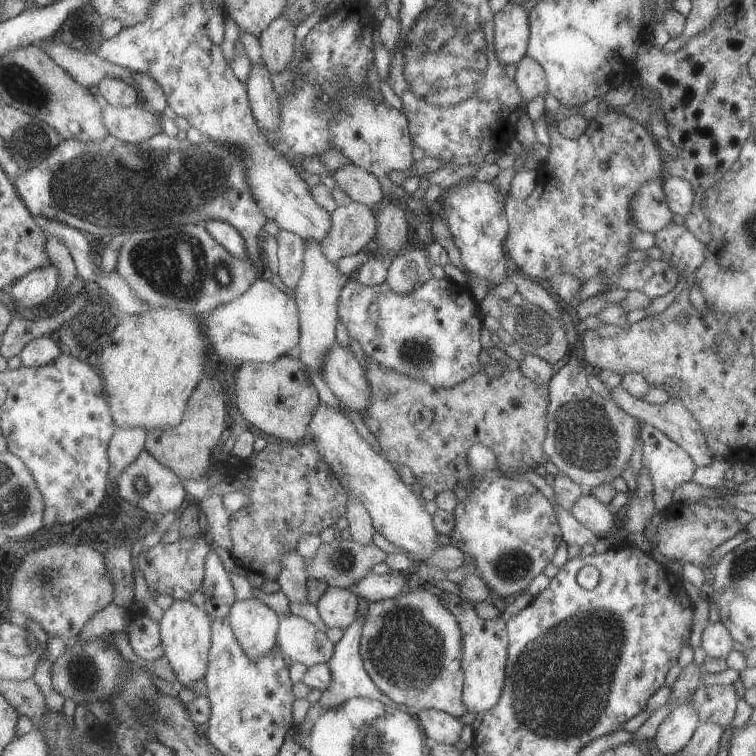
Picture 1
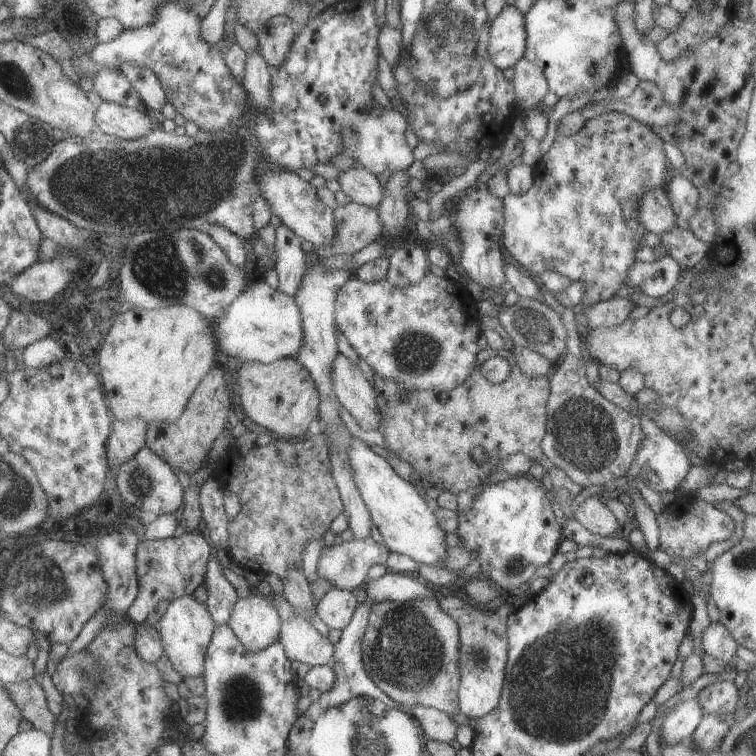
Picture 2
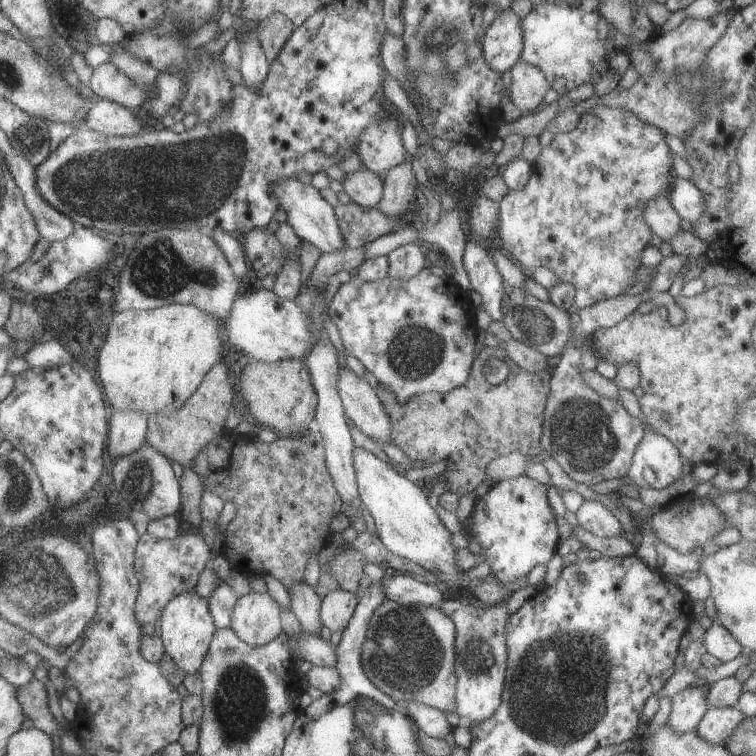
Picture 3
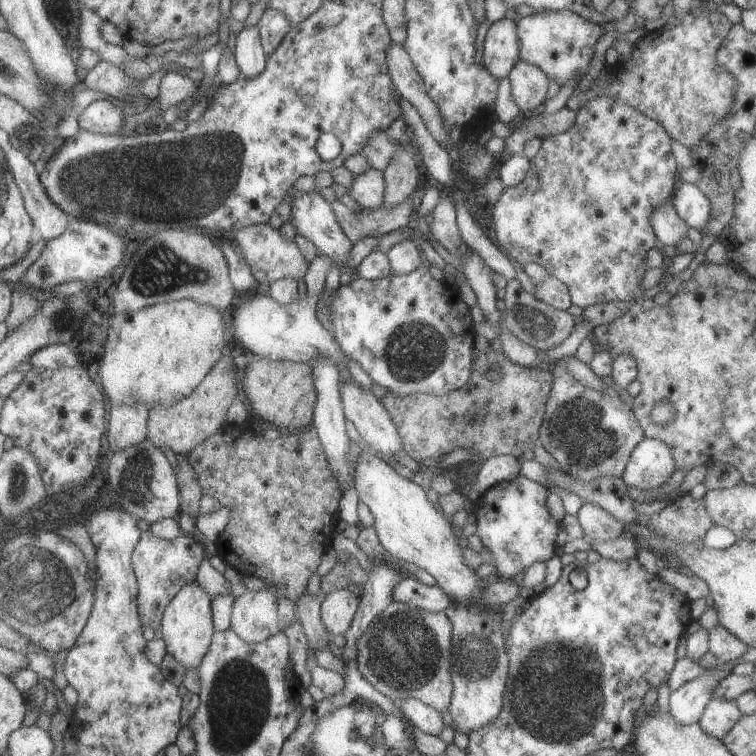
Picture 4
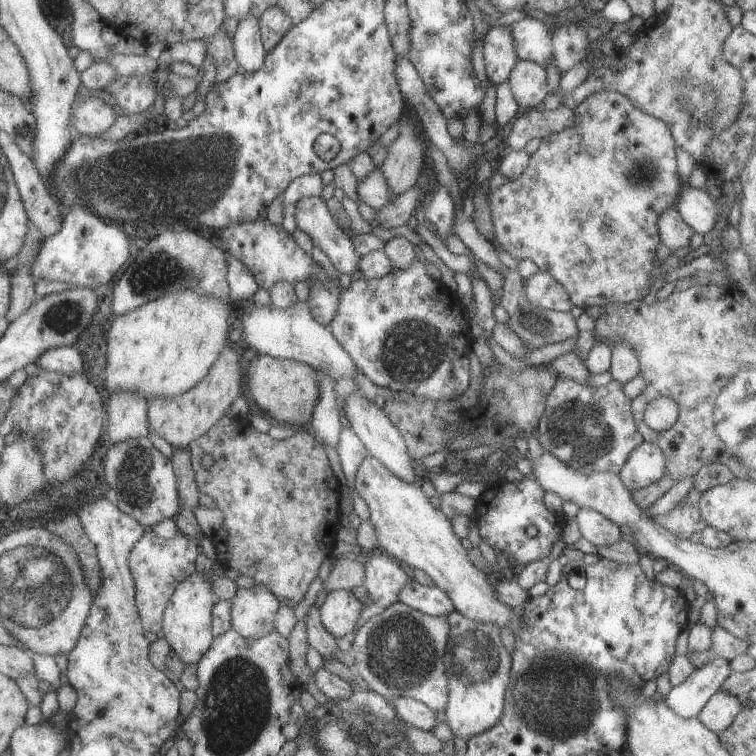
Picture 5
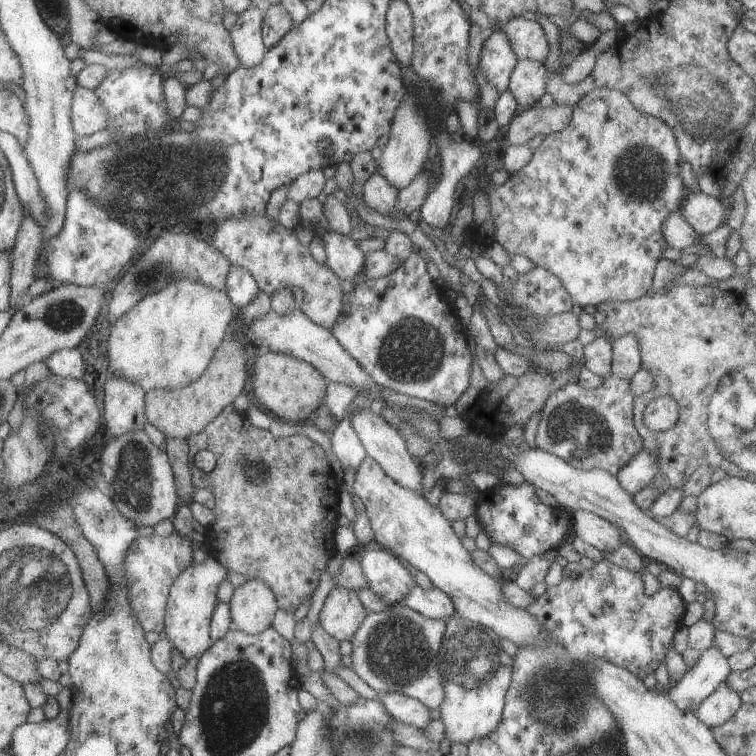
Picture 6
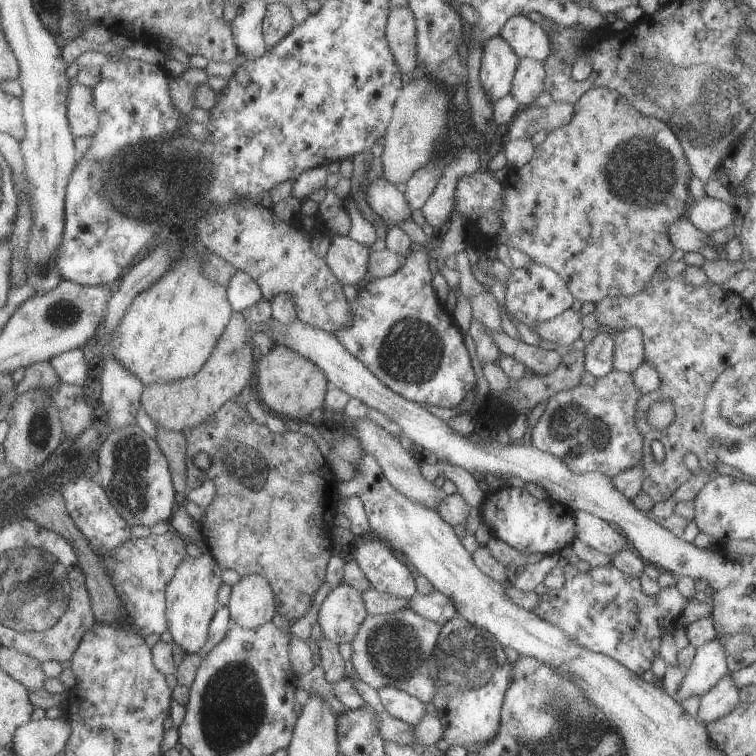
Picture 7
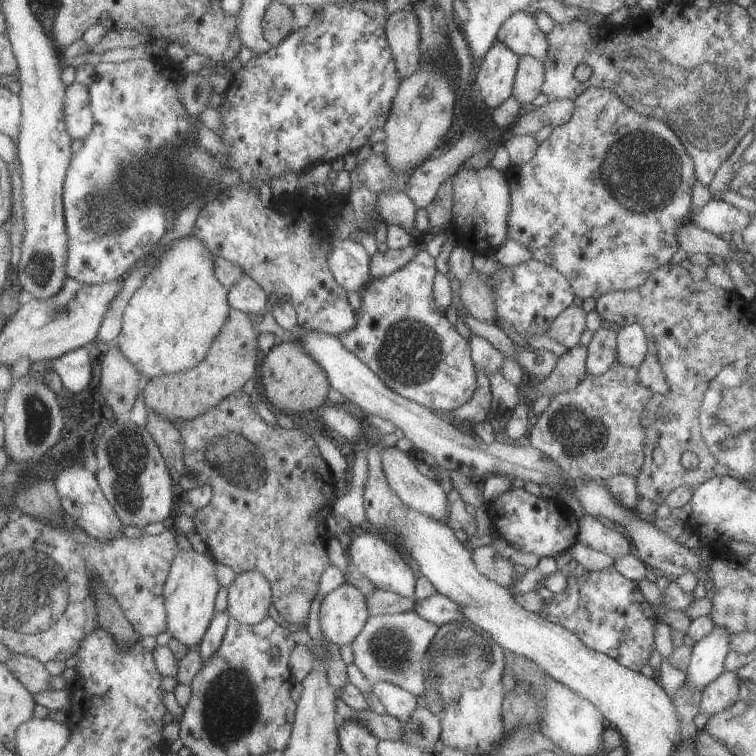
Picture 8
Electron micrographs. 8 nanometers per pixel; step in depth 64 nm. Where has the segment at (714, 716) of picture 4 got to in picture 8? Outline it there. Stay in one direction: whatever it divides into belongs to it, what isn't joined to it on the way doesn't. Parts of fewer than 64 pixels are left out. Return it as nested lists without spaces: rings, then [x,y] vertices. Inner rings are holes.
[[[724,671],[714,682],[711,682],[706,689],[702,689],[699,700],[699,710],[710,716],[723,710],[729,709],[740,700],[738,695],[739,678],[734,671]]]

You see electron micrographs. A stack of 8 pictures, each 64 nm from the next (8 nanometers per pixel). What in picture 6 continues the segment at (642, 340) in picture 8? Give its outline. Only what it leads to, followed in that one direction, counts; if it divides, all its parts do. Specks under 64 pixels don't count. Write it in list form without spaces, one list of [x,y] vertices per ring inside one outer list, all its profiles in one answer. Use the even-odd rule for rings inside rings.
[[[634,335],[617,338],[612,345],[612,374],[630,380],[641,369],[641,352]]]

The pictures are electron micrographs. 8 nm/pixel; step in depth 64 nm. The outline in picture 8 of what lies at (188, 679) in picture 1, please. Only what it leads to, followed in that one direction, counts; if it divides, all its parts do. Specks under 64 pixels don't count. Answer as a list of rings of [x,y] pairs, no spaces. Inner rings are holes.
[[[180,550],[172,561],[172,566],[163,590],[167,612],[167,632],[189,649],[198,648],[211,620],[216,614],[215,600],[221,584],[216,576],[217,562],[207,553],[196,550]]]

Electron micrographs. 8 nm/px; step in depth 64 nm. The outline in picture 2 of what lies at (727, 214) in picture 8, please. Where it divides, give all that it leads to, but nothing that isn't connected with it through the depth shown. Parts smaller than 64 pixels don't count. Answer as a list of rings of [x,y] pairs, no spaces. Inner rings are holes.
[[[671,173],[665,189],[672,209],[677,216],[681,216],[686,220],[694,217],[694,214],[698,212],[700,192],[690,180],[677,173]]]

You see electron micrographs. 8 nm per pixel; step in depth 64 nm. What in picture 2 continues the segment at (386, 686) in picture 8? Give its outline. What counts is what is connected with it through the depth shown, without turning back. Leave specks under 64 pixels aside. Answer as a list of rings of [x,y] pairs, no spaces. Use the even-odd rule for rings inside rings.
[[[412,705],[407,711],[418,720],[425,738],[448,743],[456,739],[459,727],[450,714],[421,705]]]

